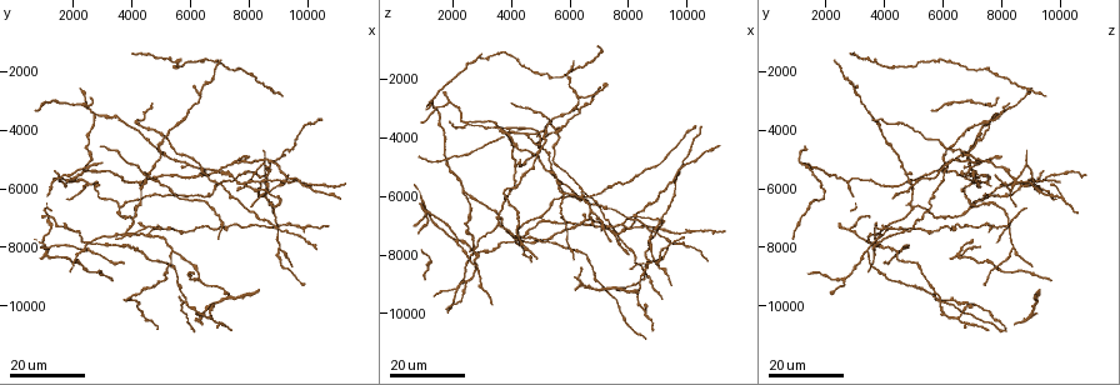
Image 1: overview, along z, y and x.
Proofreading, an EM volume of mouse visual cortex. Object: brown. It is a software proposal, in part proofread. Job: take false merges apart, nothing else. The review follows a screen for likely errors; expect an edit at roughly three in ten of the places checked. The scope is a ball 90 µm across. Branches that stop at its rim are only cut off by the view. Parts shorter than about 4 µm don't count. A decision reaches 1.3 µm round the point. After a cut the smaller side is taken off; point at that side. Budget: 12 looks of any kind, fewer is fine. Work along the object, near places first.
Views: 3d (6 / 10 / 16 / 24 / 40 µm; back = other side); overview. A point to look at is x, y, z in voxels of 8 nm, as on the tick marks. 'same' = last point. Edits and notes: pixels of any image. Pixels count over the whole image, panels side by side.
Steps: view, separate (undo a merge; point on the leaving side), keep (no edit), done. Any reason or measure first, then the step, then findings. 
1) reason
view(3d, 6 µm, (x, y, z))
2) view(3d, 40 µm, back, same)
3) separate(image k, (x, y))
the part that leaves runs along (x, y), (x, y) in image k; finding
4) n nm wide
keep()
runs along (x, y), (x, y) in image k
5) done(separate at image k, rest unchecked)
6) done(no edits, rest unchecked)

four-way junction
view(3d, 16 µm, (2500, 7900, 3500))

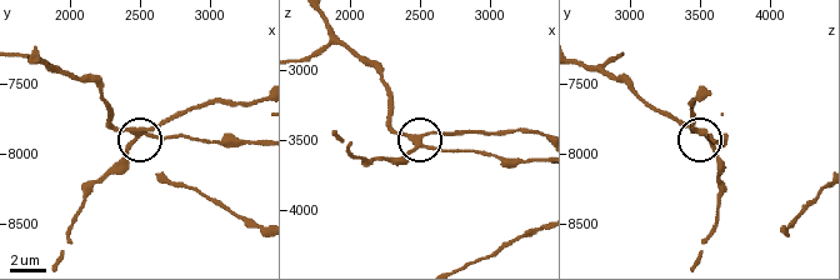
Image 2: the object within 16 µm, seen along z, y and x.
view(3d, 6 µm, (2500, 7880, 3540))

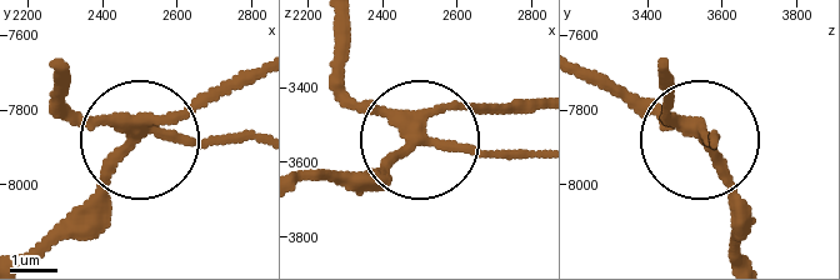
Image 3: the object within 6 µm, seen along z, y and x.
260 nm wide
keep()
runs along (529, 109), (445, 109), (410, 140), (330, 76) in image 3; continuous, no second neuron

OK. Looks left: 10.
arms part here
view(3d, 16 µm, (4100, 6700, 4900))

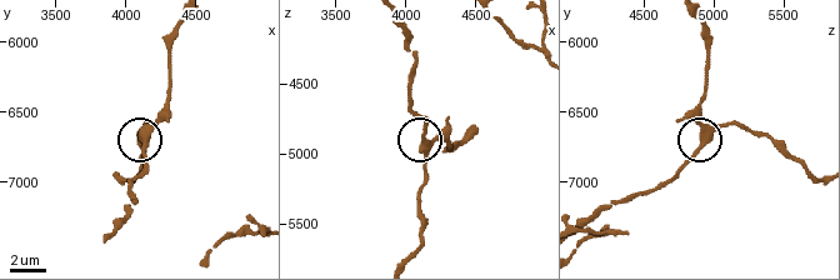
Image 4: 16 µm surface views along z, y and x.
view(3d, 6 µm, (4140, 6640, 4920))

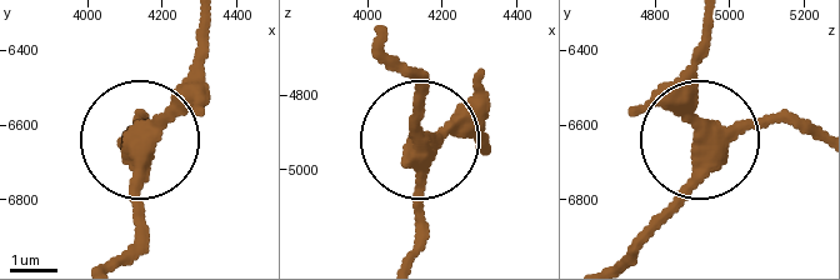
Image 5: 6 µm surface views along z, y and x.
3 arms
keep()
continuous, no second neuron

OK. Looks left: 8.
two arms in line, one across
view(3d, 16 µm, (3600, 6600, 7000))

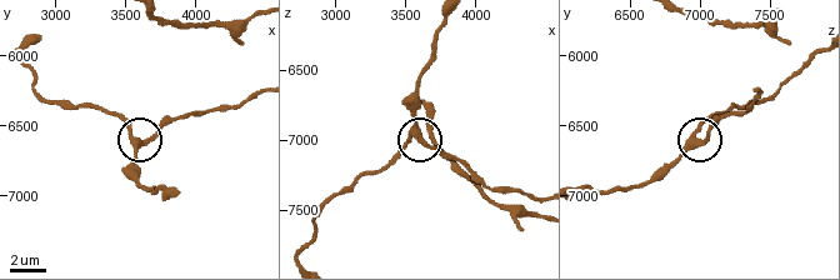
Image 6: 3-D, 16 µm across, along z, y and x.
view(3d, 6 µm, (3540, 6580, 6960))

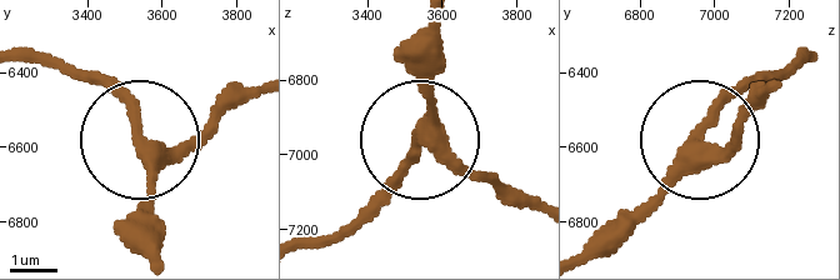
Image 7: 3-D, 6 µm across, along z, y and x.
300 nm wide
keep()
continuous, no second neuron

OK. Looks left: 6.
view(3d, 16 µm, (6200, 9200, 2600))

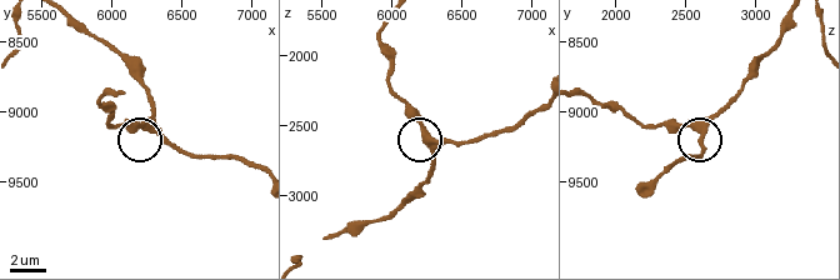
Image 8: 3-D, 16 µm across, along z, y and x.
view(3d, 6 µm, (6260, 9120, 2600))

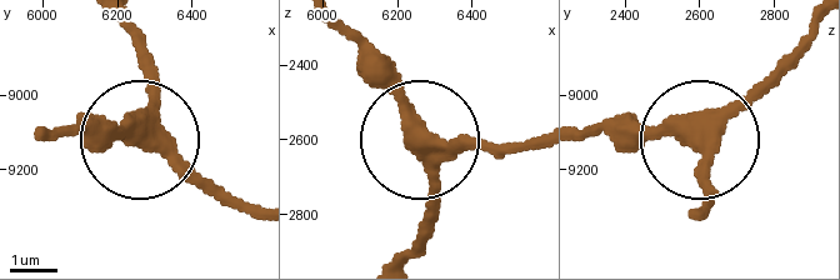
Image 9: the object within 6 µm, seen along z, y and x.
side arm 10 µm
keep()
runs along (816, 23), (701, 138), (709, 209) in image 9; all the same neuron

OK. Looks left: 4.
arms part here
view(3d, 16 µm, (9000, 8000, 8400))

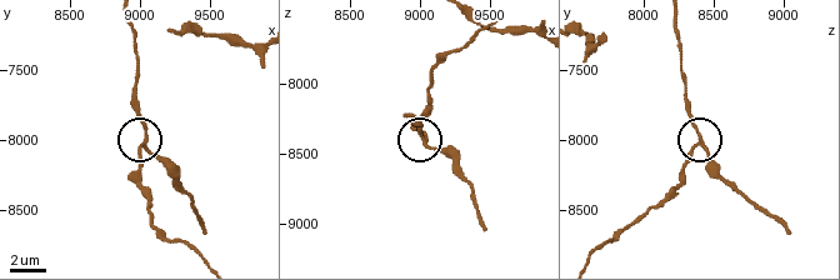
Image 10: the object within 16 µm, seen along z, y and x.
zoom in
view(3d, 6 µm, (9020, 8060, 8400))

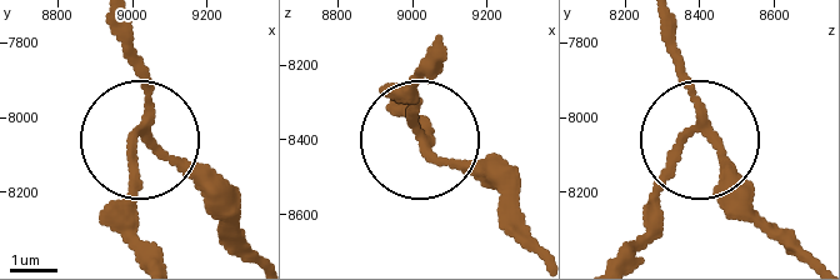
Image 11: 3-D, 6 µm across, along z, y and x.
3 arms
keep()
runs along (659, 24), (698, 131), (761, 223) in image 11; all the same neuron

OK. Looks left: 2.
thin arm on a thick one
view(3d, 24 µm, (5700, 10000, 6000))

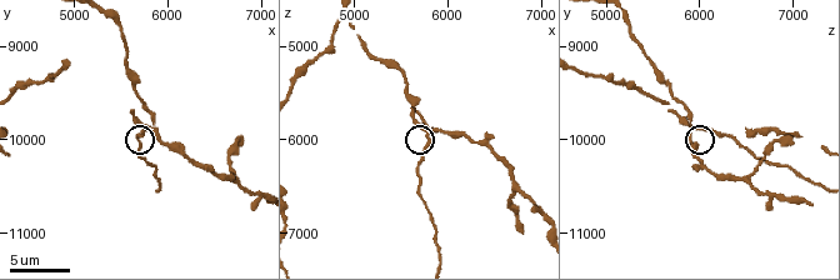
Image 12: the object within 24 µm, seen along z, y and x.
view(3d, 6 µm, (5800, 9850, 5950))

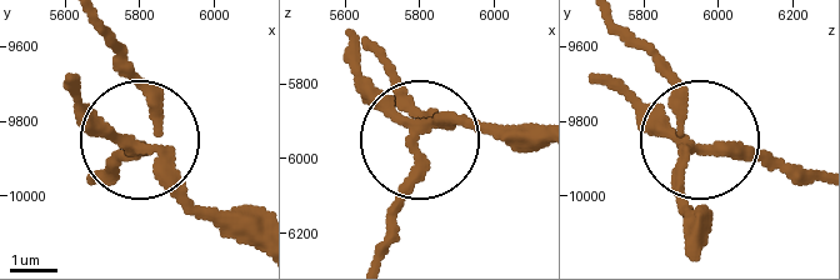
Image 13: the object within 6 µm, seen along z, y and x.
4 arms
separate(image 13, (131, 159))
the part that leaves runs along (153, 144), (100, 171) in image 13; a second neuron is stuck on

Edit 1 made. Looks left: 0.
done(separate at image 13, rest unchecked)

